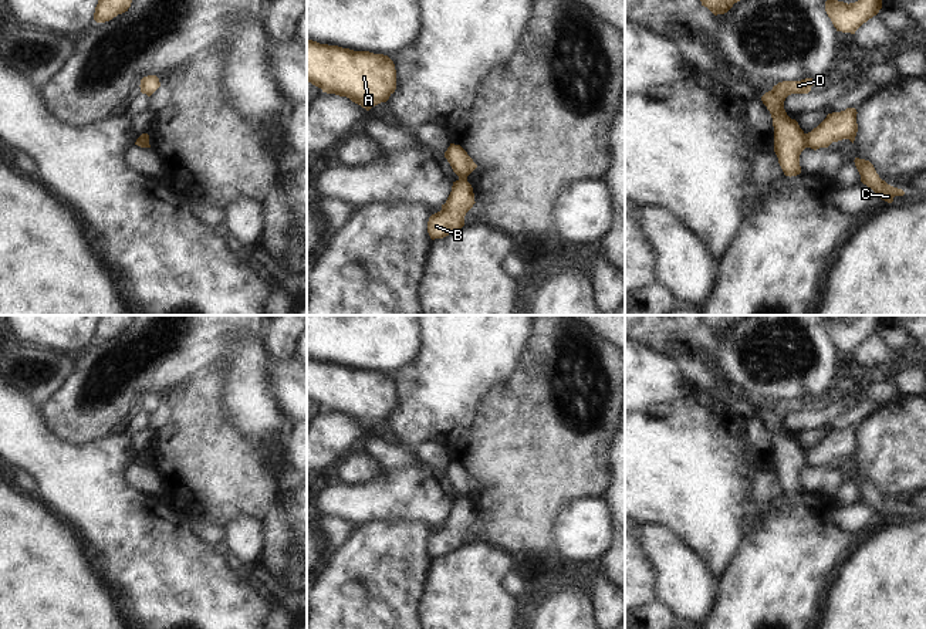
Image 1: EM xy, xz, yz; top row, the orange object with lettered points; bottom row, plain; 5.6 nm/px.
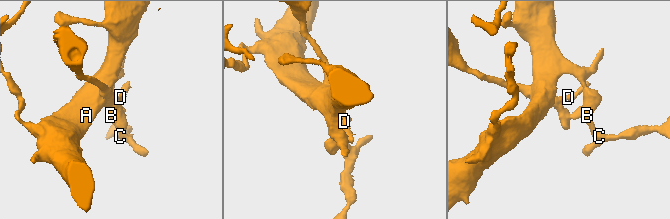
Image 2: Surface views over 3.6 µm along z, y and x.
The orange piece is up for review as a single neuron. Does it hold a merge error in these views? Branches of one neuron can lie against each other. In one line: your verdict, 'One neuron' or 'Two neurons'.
Two neurons.

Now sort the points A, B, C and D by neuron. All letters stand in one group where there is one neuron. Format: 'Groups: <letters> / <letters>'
Groups: A B C / D.

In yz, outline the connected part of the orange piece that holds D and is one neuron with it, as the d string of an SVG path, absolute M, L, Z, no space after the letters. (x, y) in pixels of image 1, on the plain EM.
M783 399L761 415L773 436L774 470L784 493L790 496L801 491L800 473L807 466L807 452L787 433L784 419L791 412L808 412L817 399Z

